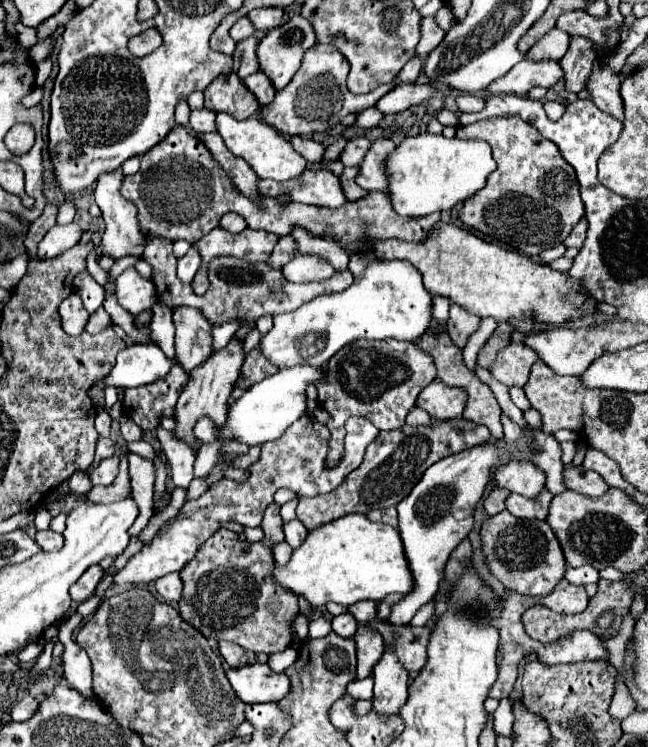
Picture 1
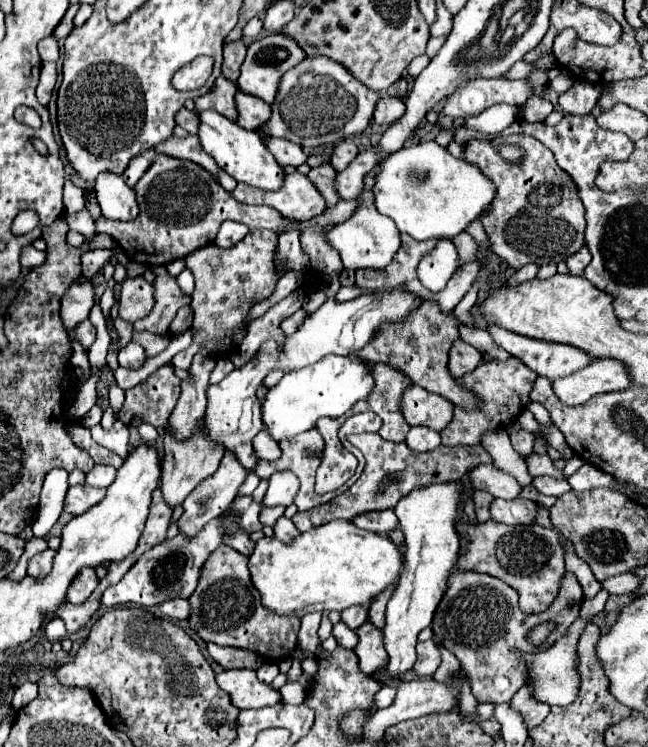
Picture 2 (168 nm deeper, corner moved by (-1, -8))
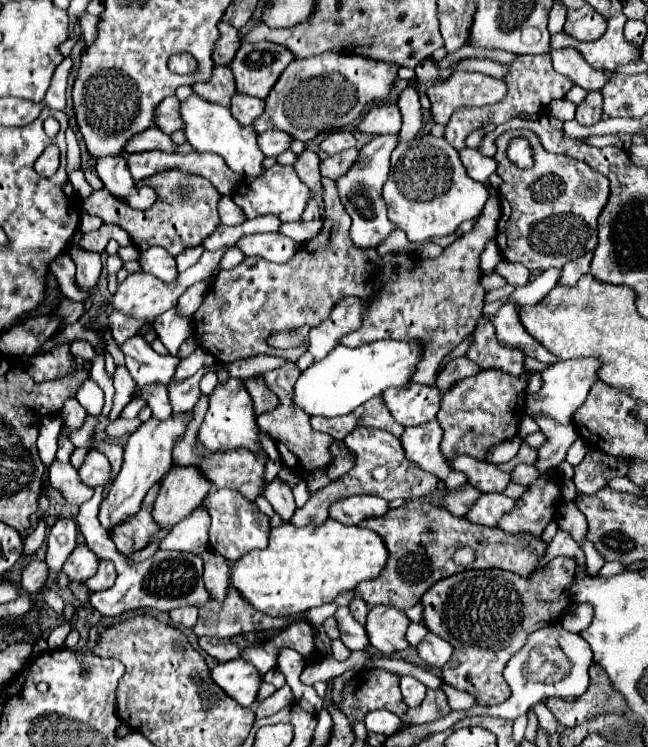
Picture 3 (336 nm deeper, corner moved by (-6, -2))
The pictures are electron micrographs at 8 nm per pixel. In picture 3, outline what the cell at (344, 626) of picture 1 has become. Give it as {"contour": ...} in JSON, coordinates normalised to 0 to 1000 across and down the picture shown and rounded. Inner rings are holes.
{"contour":[[[522,814],[515,822],[519,833],[522,833],[522,843],[525,843],[525,857],[531,859],[531,865],[546,873],[546,870],[562,870],[568,867],[568,849],[565,841],[559,835],[552,835],[537,814]]]}

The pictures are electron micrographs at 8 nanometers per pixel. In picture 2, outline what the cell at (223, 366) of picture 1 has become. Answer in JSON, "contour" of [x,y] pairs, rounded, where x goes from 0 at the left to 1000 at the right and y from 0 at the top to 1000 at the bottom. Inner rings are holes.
{"contour":[[[264,581],[255,584],[255,605],[252,605],[252,637],[248,637],[248,659],[252,659],[252,669],[261,680],[270,680],[273,675],[279,675],[307,645],[313,645],[316,640],[323,640],[335,627],[338,618],[344,613],[344,597],[329,594],[326,586],[307,581],[307,586],[292,586],[289,592],[270,592],[270,586],[264,586]]]}

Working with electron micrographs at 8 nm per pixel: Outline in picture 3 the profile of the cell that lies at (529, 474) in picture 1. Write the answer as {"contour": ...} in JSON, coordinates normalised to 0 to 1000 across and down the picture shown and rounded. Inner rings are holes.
{"contour":[[[707,610],[694,616],[694,627],[716,632],[722,637],[722,645],[741,659],[778,659],[790,643],[787,635],[775,632],[769,624],[725,610]]]}

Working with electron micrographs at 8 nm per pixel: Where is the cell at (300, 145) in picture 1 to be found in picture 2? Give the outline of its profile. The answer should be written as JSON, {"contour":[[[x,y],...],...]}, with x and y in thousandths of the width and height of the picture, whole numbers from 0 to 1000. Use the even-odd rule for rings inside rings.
{"contour":[[[412,185],[409,195],[434,222],[461,222],[474,212],[468,206],[465,195],[455,195],[452,190],[443,190],[443,187],[434,187],[434,185]]]}

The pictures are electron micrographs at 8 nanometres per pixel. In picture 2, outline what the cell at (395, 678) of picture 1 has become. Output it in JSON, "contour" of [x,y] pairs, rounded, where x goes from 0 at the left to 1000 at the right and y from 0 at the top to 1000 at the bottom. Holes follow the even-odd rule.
{"contour":[[[690,645],[640,656],[610,677],[610,688],[625,718],[625,755],[616,784],[597,809],[597,835],[591,841],[591,849],[594,870],[600,873],[600,889],[594,902],[579,905],[588,916],[613,918],[619,905],[640,889],[644,849],[653,841],[665,838],[671,811],[677,809],[677,801],[684,801],[690,771],[696,768],[705,750],[708,718],[702,712],[702,696],[711,664],[715,651],[708,645]]]}

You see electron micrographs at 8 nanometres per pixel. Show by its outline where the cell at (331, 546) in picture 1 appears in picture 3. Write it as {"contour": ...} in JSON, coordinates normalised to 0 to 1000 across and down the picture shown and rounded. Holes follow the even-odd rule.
{"contour":[[[506,693],[506,699],[494,704],[469,704],[457,707],[454,701],[435,701],[417,712],[414,734],[389,736],[383,744],[373,744],[355,758],[358,784],[398,817],[414,825],[451,825],[460,819],[472,819],[485,811],[506,809],[519,803],[528,793],[543,793],[556,779],[577,776],[590,768],[599,755],[599,734],[593,723],[559,704],[534,704],[522,696]]]}

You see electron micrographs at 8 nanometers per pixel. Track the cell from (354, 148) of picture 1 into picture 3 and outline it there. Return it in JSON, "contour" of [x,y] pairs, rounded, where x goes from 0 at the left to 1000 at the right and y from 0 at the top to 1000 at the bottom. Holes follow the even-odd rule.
{"contour":[[[525,174],[525,177],[509,179],[503,187],[497,187],[494,201],[500,201],[506,209],[515,209],[515,206],[525,206],[528,201],[534,201],[534,198],[543,198],[543,195],[549,195],[546,179],[537,177],[537,174]]]}

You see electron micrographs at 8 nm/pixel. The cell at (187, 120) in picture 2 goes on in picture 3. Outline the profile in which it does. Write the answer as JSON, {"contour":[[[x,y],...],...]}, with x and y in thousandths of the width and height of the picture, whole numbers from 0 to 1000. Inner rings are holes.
{"contour":[[[262,129],[244,139],[241,163],[244,163],[244,171],[250,171],[256,179],[265,179],[269,174],[281,171],[281,166],[278,166],[278,134],[272,129]]]}

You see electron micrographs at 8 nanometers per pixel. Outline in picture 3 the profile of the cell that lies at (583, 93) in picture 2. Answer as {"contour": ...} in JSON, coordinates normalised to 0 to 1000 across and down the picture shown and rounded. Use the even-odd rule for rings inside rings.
{"contour":[[[907,123],[907,129],[889,145],[889,161],[895,166],[917,166],[929,153],[929,129],[926,123]]]}

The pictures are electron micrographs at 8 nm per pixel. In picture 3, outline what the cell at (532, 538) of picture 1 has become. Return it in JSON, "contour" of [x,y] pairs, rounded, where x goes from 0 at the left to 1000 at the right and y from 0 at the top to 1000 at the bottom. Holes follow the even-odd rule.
{"contour":[[[660,667],[630,669],[630,675],[602,683],[586,693],[562,696],[556,704],[586,715],[602,744],[590,771],[556,782],[556,787],[549,790],[552,795],[559,795],[568,811],[593,809],[620,819],[627,819],[642,803],[648,803],[670,779],[722,760],[772,760],[799,766],[802,771],[815,771],[818,766],[830,763],[830,752],[840,747],[846,734],[836,718],[815,718],[815,712],[809,712],[809,718],[790,718],[784,712],[772,712],[769,707],[741,707],[741,701],[728,701],[719,693],[694,691],[688,680],[667,675]],[[716,731],[735,739],[735,750],[725,758],[707,758],[698,750],[701,739]]]}

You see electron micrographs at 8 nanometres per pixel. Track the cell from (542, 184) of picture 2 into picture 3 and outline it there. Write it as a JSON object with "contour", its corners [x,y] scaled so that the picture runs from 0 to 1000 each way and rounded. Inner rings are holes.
{"contour":[[[812,171],[809,182],[824,198],[827,217],[818,228],[796,225],[781,212],[781,187],[772,190],[762,209],[769,217],[765,233],[775,238],[769,252],[775,276],[775,289],[769,295],[769,332],[781,348],[802,351],[815,361],[867,359],[873,351],[920,332],[920,292],[938,268],[938,241],[895,214],[840,203],[840,195],[821,174]],[[818,321],[827,321],[827,329],[821,329]]]}

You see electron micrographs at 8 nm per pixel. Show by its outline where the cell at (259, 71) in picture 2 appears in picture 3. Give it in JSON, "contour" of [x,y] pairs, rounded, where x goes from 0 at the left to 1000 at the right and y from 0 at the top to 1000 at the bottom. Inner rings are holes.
{"contour":[[[423,56],[373,59],[355,88],[364,104],[364,120],[370,126],[410,131],[451,80],[451,70]]]}

